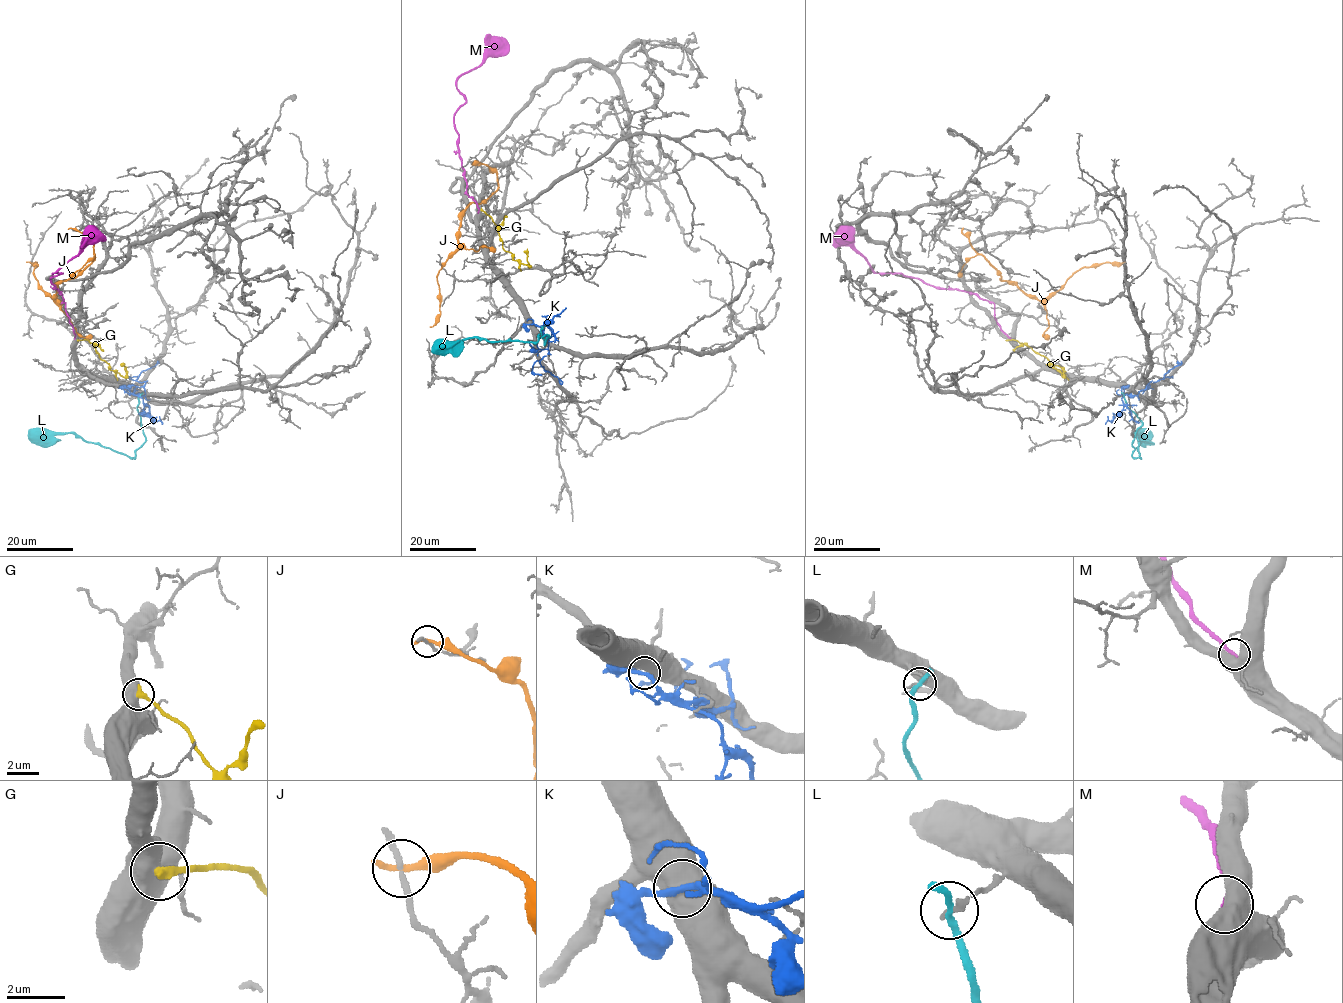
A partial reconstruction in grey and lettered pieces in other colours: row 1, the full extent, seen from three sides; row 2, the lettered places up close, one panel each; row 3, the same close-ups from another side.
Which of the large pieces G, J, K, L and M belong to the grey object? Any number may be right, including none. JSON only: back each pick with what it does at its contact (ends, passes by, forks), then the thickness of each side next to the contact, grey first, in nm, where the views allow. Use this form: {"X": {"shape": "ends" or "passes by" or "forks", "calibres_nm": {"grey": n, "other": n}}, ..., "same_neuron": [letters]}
{"M": {"shape": "ends", "calibres_nm": {"grey": 360, "other": 240}}, "same_neuron": ["M"]}

